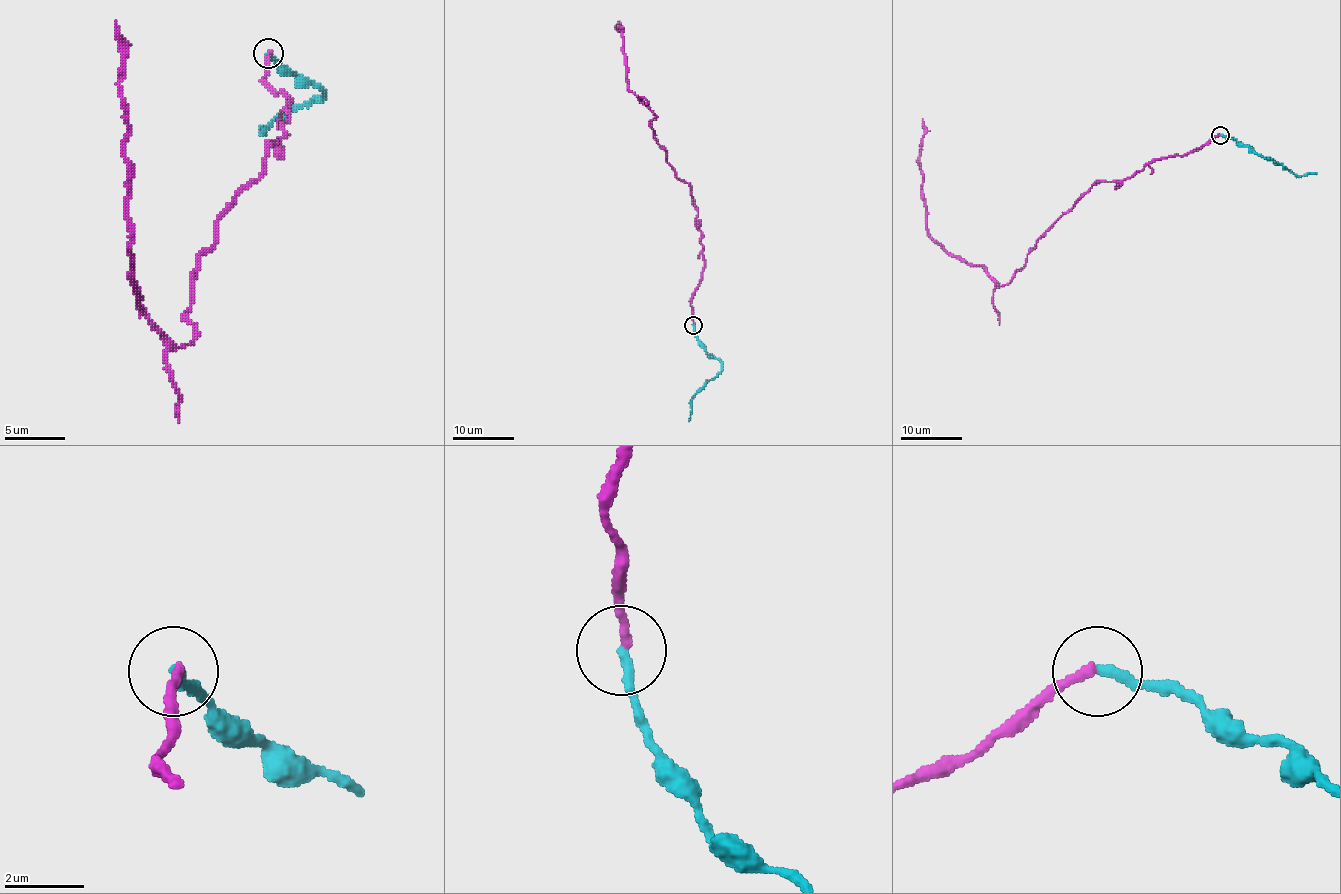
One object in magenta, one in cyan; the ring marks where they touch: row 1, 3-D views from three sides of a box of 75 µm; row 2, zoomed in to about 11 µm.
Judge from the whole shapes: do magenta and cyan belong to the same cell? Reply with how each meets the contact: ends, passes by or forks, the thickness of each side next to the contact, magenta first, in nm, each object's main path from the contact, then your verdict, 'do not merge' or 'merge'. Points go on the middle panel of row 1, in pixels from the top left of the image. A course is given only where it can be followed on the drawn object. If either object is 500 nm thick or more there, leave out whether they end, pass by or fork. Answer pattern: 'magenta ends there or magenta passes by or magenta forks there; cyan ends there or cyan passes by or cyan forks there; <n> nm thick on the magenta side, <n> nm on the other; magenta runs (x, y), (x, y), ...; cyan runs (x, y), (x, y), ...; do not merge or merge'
magenta ends there; cyan ends there; 220 nm thick on the magenta side, 280 nm on the other; magenta runs (693, 324), (690, 304), (704, 257), (698, 207), (658, 143), (656, 117), (627, 86), (621, 27), (615, 27); cyan runs (693, 324), (696, 340), (721, 363), (721, 369), (692, 400), (689, 421); do not merge

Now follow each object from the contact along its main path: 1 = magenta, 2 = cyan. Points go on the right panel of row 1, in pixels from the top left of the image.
1: (1219, 135), (1182, 155), (1152, 160), (1119, 182), (1096, 182), (1001, 286), (930, 235), (919, 162), (922, 118)
2: (1219, 135), (1235, 138), (1295, 174), (1316, 172)

